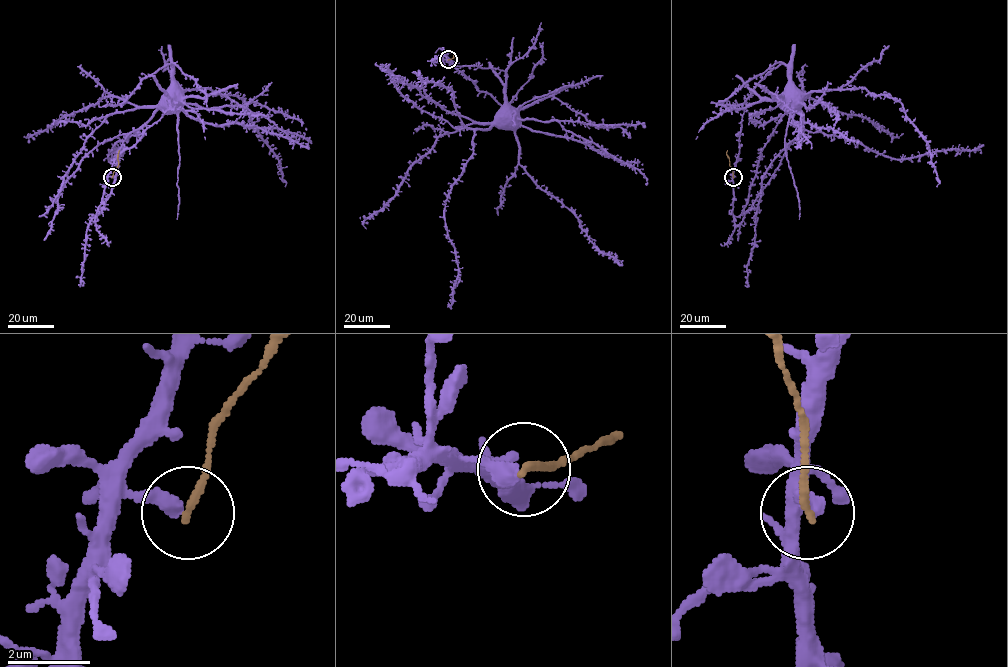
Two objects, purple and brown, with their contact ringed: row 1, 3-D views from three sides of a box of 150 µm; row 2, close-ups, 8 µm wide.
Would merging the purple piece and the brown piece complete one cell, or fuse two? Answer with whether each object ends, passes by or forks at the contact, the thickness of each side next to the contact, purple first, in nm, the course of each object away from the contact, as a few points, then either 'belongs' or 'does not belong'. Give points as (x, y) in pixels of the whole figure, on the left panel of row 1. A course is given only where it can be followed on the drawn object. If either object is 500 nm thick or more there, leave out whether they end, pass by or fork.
purple ends | brown ends | 400/190 nm | purple via (111, 177), (112, 163), (169, 108), (178, 92), (209, 88), (244, 102), (252, 125), (278, 160), (285, 187) | brown via (112, 177), (118, 165), (119, 150) | does not belong

